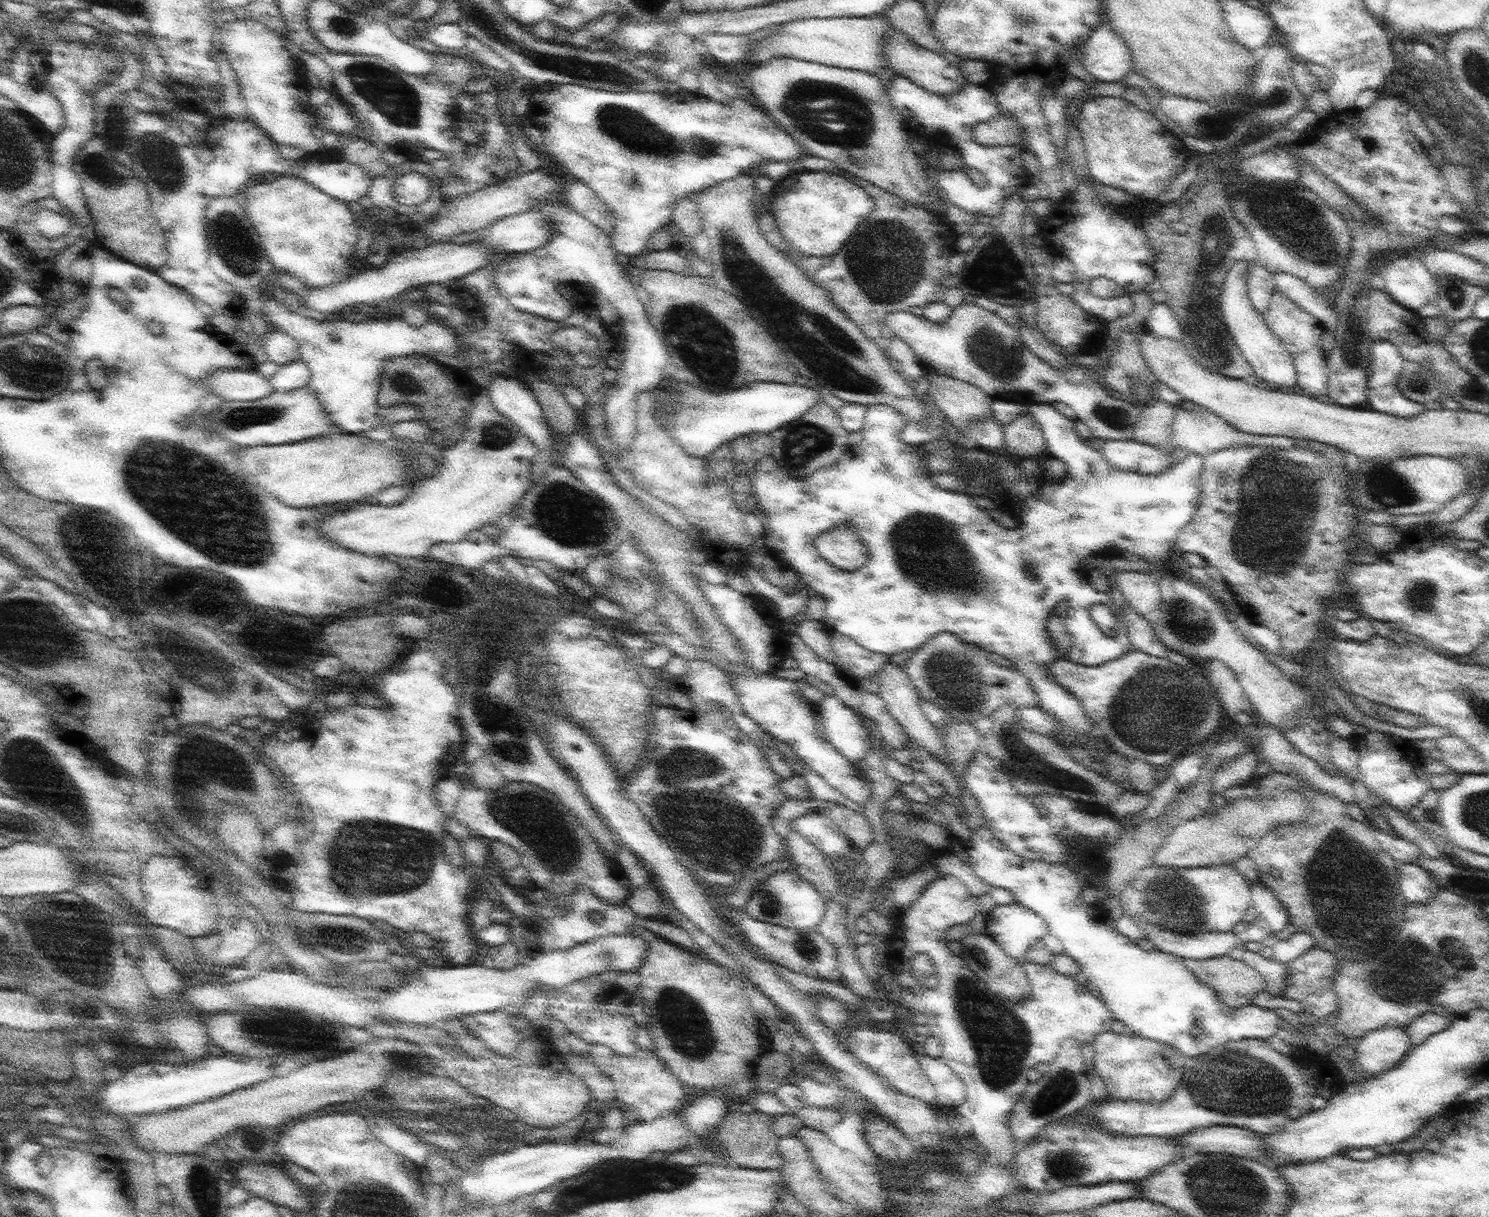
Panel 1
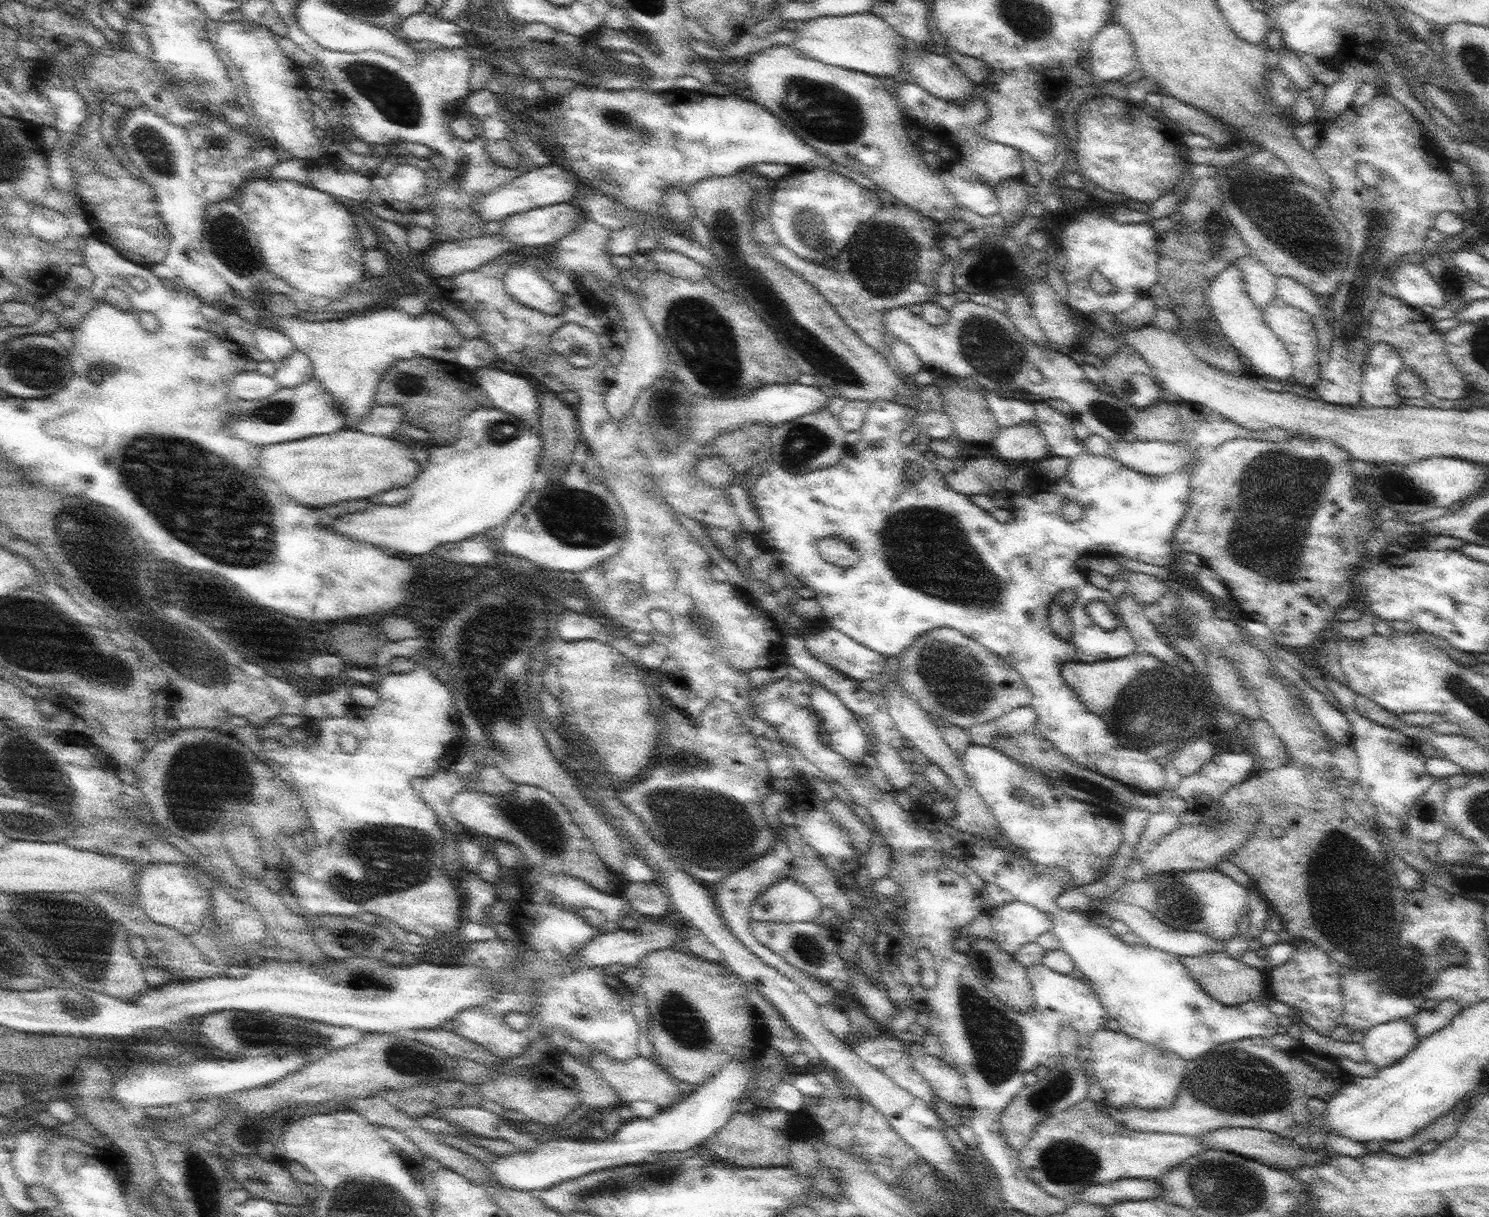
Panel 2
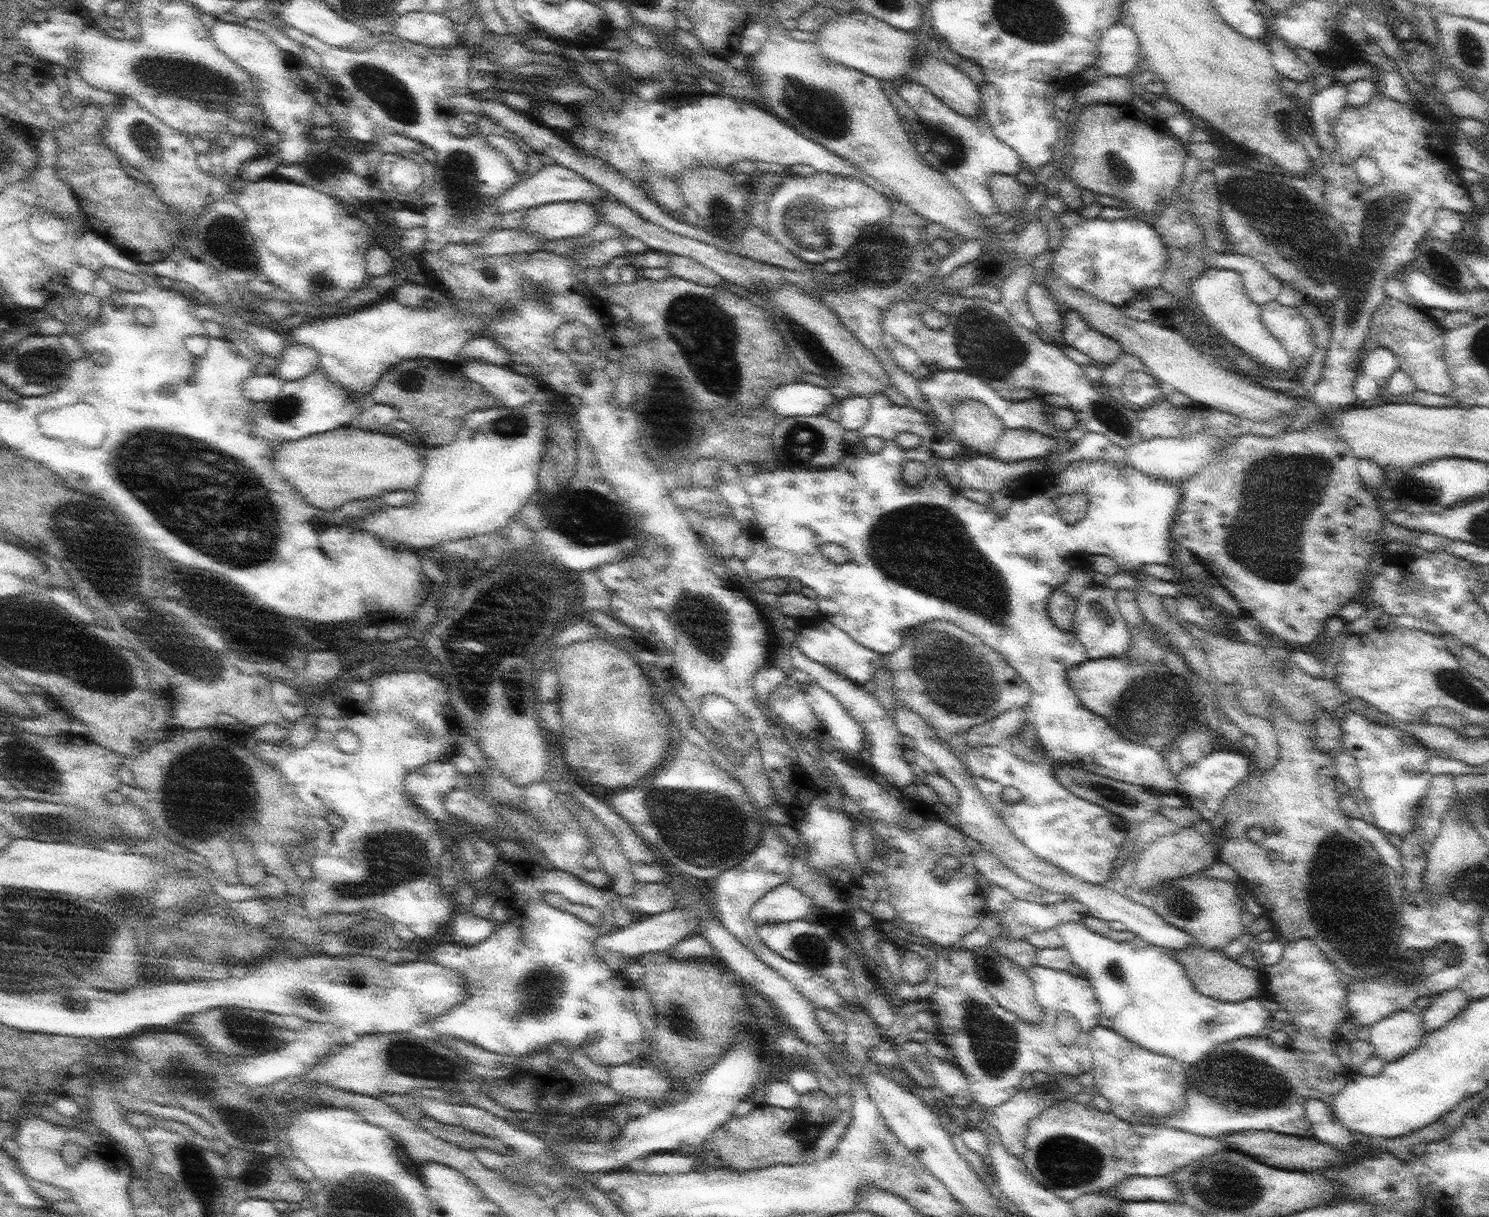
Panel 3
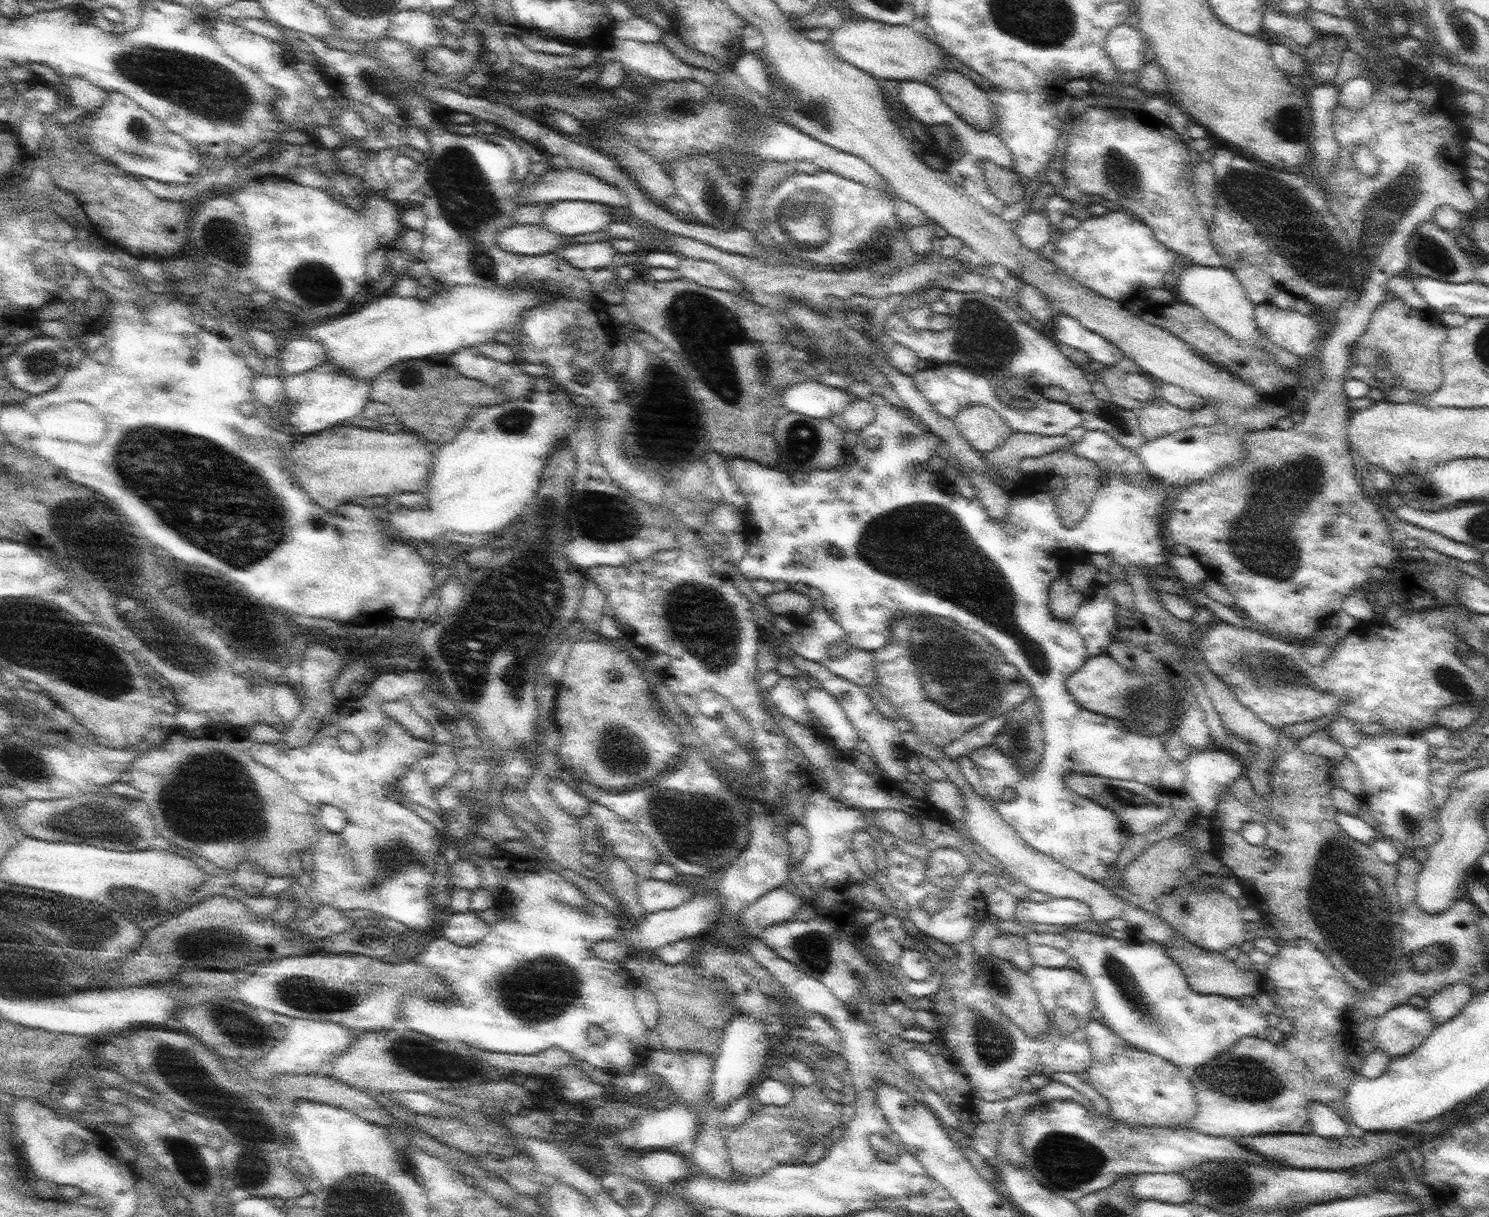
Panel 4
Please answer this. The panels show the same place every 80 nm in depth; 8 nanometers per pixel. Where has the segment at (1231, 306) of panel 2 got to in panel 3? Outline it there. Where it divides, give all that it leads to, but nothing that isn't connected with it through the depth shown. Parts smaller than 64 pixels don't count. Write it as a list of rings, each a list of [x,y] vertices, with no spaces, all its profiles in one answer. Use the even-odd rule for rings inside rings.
[[[1210,267],[1200,278],[1194,278],[1189,289],[1195,308],[1214,326],[1214,330],[1246,351],[1257,363],[1278,372],[1292,368],[1290,353],[1264,326],[1261,306],[1248,296],[1243,279],[1236,270]]]

